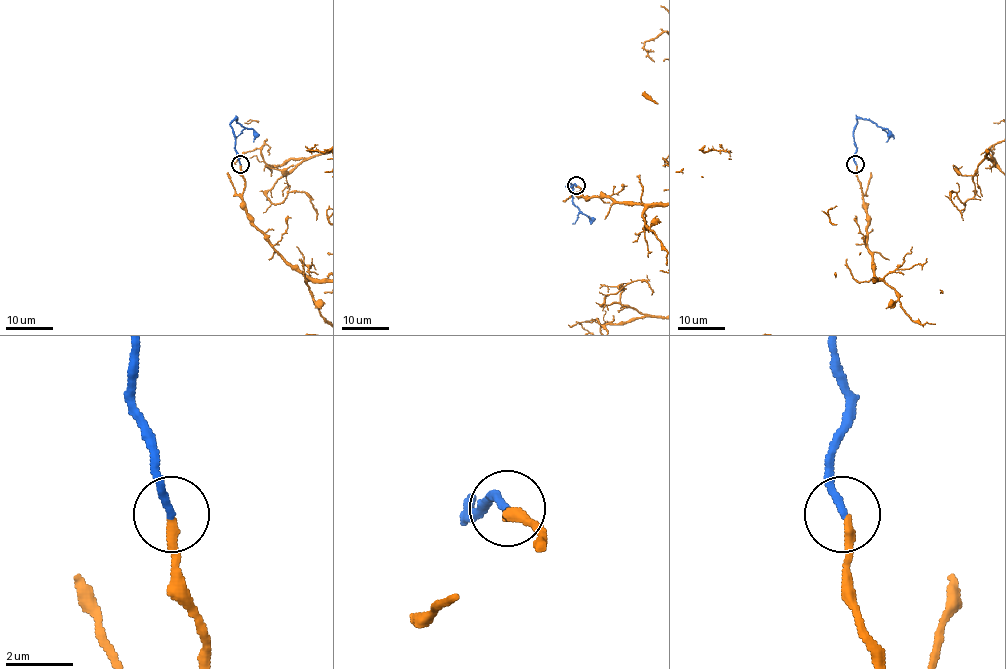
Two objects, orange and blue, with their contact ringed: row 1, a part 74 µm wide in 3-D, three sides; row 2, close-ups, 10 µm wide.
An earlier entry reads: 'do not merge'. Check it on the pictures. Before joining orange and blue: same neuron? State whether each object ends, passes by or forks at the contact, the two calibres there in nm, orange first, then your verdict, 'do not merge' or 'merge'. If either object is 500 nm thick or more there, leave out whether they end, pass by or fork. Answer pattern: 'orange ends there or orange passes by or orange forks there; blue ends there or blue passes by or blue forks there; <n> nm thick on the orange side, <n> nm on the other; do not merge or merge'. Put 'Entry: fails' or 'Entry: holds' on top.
Entry: fails
orange ends there; blue ends there; 280 nm thick on the orange side, 240 nm on the other; merge

